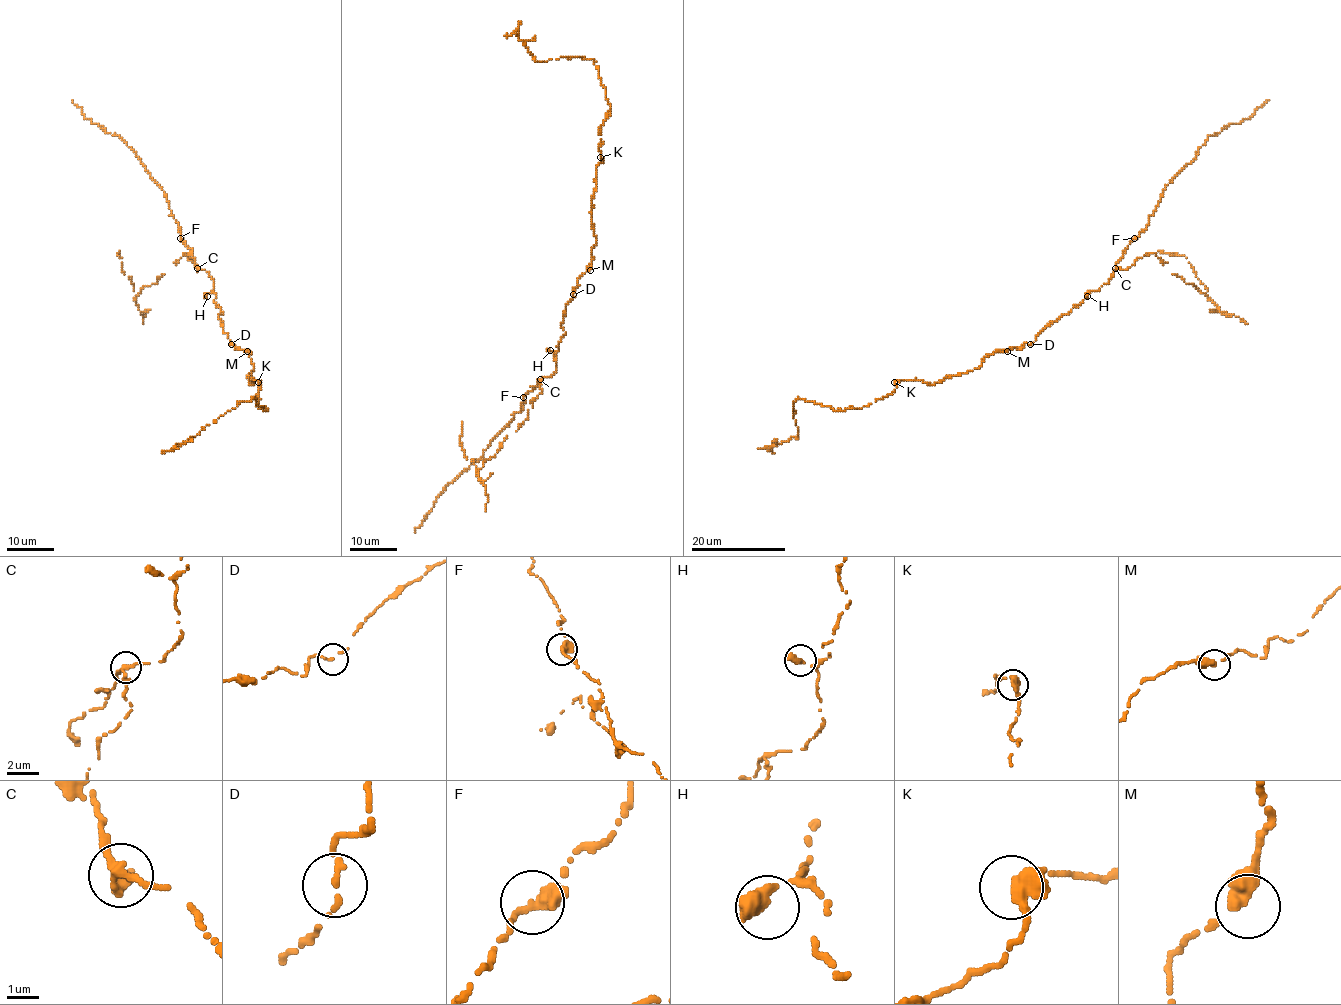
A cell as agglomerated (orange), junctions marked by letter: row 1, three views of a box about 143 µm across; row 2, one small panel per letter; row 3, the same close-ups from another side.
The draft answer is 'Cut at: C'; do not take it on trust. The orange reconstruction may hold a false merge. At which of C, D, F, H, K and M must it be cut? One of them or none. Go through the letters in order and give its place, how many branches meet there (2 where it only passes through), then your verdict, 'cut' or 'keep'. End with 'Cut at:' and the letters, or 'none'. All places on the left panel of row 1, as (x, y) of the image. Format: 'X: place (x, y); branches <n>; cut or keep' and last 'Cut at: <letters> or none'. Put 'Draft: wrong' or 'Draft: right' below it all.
C: place (197, 268); branches 3; cut
D: place (231, 344); branches 1; keep
F: place (180, 238); branches 3; keep
H: place (207, 296); branches 1; keep
K: place (258, 382); branches 2; keep
M: place (247, 351); branches 2; keep
Cut at: C
Draft: right

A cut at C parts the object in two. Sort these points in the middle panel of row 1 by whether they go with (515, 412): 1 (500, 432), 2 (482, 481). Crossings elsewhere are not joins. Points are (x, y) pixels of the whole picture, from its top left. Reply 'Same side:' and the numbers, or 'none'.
Same side: 1

